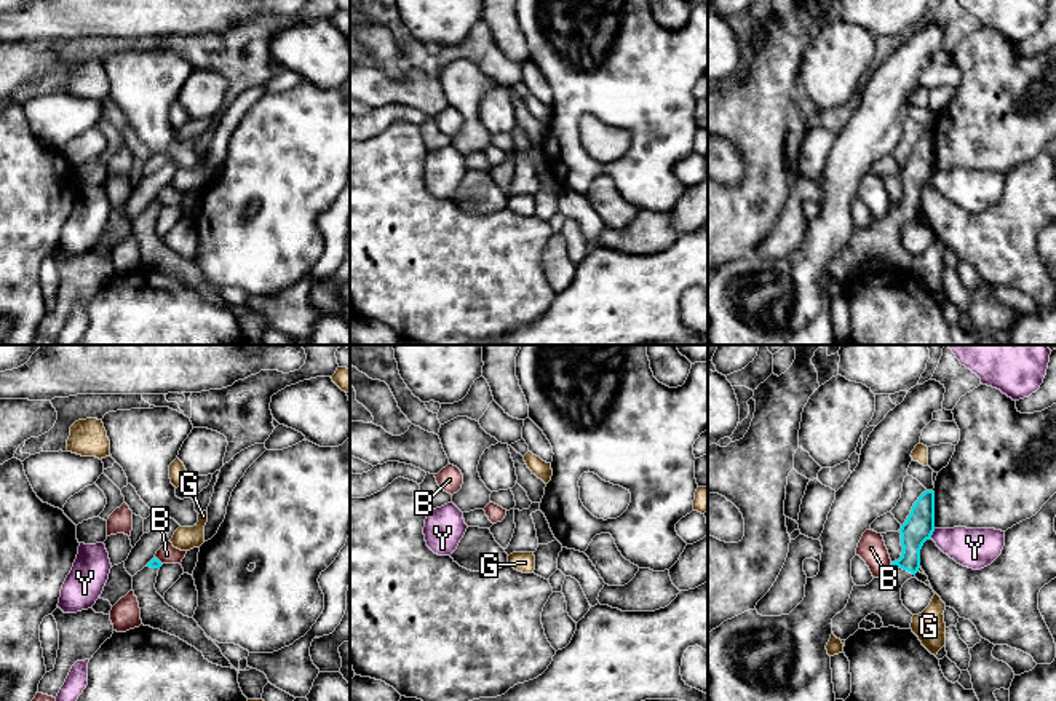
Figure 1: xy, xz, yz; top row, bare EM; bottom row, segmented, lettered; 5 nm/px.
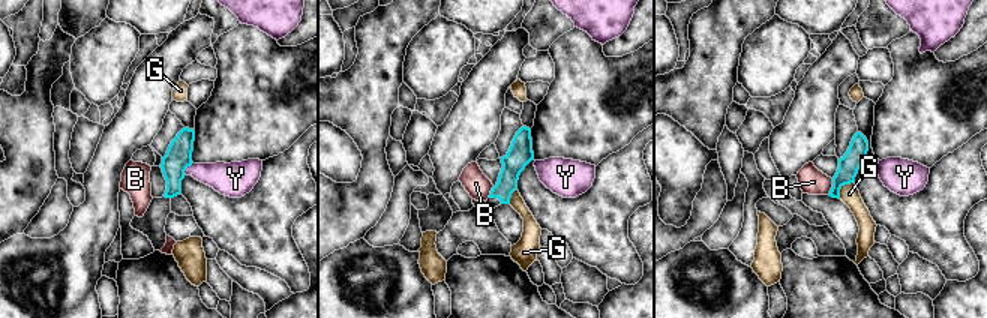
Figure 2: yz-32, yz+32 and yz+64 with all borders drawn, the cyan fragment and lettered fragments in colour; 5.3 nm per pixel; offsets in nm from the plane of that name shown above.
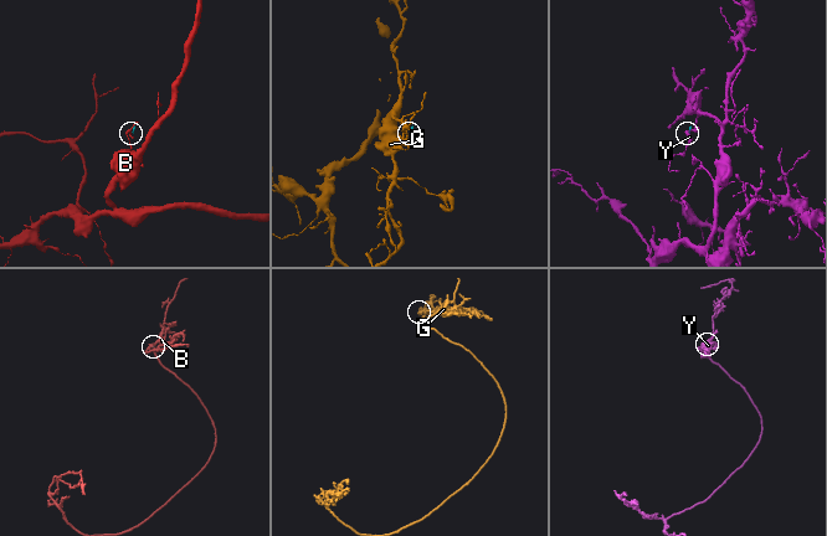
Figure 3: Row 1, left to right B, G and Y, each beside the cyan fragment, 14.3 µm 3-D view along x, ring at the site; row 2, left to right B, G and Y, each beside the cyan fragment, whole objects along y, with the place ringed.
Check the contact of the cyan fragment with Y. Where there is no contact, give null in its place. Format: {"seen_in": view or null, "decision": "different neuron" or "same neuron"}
{"seen_in": "yz", "decision": "different neuron"}

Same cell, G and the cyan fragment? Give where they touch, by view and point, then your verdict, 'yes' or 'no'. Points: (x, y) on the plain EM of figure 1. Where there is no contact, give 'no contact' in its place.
yz (919, 209) | no

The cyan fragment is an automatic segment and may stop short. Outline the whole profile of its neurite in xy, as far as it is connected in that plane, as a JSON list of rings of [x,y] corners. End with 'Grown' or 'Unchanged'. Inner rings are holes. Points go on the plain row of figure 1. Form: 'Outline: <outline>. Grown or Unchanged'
Outline: [[[153,200],[133,219],[133,233],[139,244],[142,267],[179,279],[201,294],[204,302],[212,307],[235,311],[193,260],[184,259],[169,249],[157,235],[155,225],[161,208],[163,206]]]. Grown

